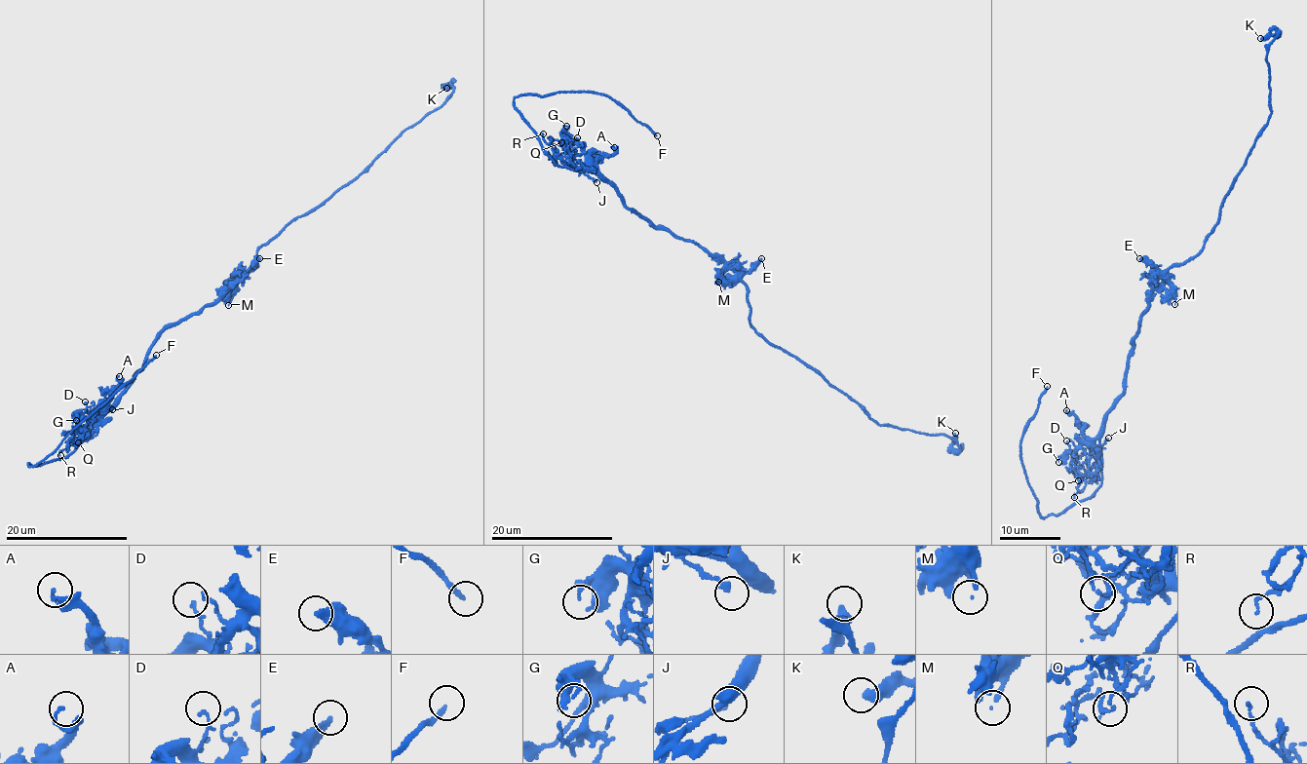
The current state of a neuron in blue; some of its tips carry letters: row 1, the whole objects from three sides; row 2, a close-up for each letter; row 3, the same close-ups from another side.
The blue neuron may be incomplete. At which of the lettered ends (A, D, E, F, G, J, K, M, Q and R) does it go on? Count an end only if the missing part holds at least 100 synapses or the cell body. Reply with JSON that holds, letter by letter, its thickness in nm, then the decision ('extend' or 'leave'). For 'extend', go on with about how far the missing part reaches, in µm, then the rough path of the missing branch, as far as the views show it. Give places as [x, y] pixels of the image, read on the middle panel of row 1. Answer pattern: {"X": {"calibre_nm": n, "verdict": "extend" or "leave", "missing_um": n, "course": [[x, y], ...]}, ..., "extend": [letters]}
{"A": {"calibre_nm": 140, "verdict": "leave"}, "D": {"calibre_nm": 130, "verdict": "leave"}, "E": {"calibre_nm": 380, "verdict": "leave"}, "F": {"calibre_nm": 200, "verdict": "extend", "missing_um": 20, "course": [[657, 135], [677, 151], [706, 160]]}, "G": {"calibre_nm": 130, "verdict": "leave"}, "J": {"calibre_nm": 200, "verdict": "leave"}, "K": {"calibre_nm": 420, "verdict": "leave"}, "M": {"calibre_nm": 160, "verdict": "leave"}, "Q": {"calibre_nm": 120, "verdict": "leave"}, "R": {"calibre_nm": 80, "verdict": "leave"}, "extend": ["F"]}

